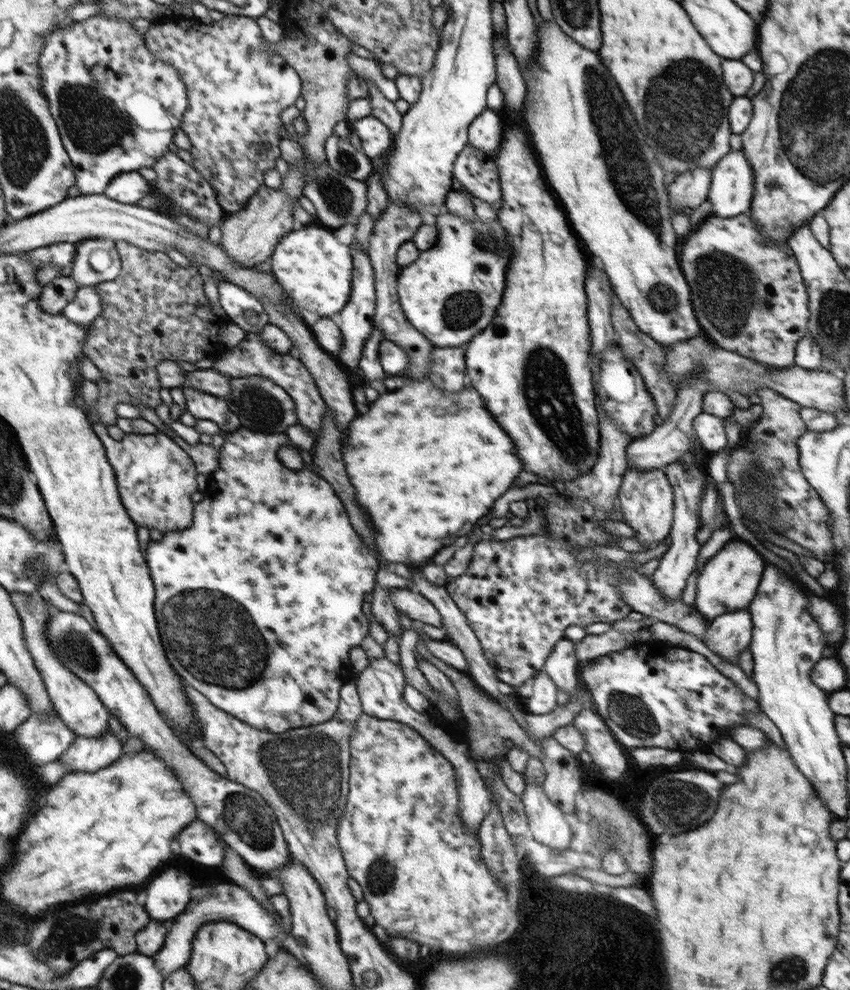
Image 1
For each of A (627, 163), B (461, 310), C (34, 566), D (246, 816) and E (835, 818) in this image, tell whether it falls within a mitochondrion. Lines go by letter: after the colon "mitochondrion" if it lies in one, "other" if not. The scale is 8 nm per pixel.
A: mitochondrion
B: mitochondrion
C: mitochondrion
D: mitochondrion
E: other

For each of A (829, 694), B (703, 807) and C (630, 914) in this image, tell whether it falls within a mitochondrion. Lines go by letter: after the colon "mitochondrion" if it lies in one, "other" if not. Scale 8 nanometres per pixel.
A: other
B: mitochondrion
C: other

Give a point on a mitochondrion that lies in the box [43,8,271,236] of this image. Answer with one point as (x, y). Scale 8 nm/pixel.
(94, 124)

